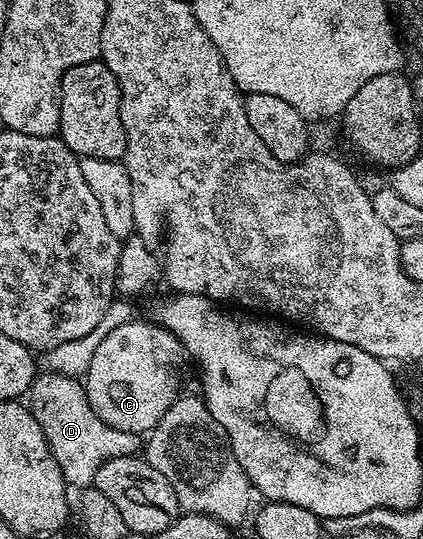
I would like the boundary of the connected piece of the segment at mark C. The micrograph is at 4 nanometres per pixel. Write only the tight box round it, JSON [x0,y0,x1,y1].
[85,321,185,433]

